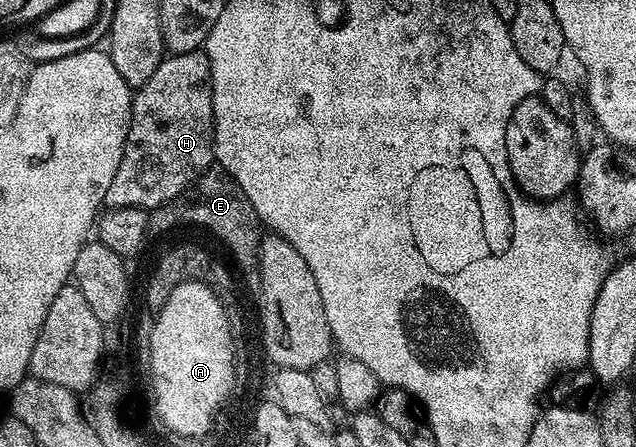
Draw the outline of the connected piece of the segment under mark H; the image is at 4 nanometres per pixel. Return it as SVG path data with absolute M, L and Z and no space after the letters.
M205 50L197 51L180 51L171 54L169 57L163 58L161 65L156 69L156 73L152 73L152 77L148 77L148 81L144 81L142 87L137 88L133 92L132 102L130 104L130 124L128 125L128 137L124 145L124 153L120 157L120 169L116 169L116 177L112 177L112 185L108 185L108 193L106 194L105 206L111 207L141 207L148 209L151 203L155 203L158 207L162 203L172 202L186 186L187 182L193 181L196 177L200 177L209 171L215 162L215 157L209 153L210 143L210 103L209 91L212 90L210 84L210 62L206 56Z

